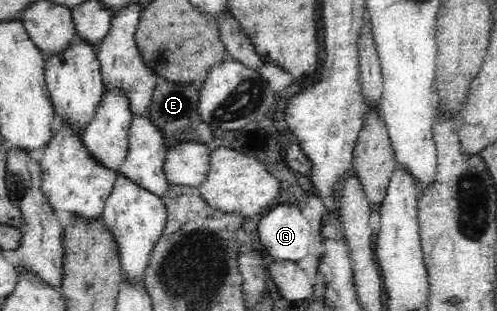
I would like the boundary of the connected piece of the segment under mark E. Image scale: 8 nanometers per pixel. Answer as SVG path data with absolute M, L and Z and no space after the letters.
M159 79L156 83L152 102L148 107L149 116L165 131L167 147L171 148L181 141L197 140L209 143L213 140L212 126L200 115L200 86L201 84L196 85L194 82L187 84L167 79Z

